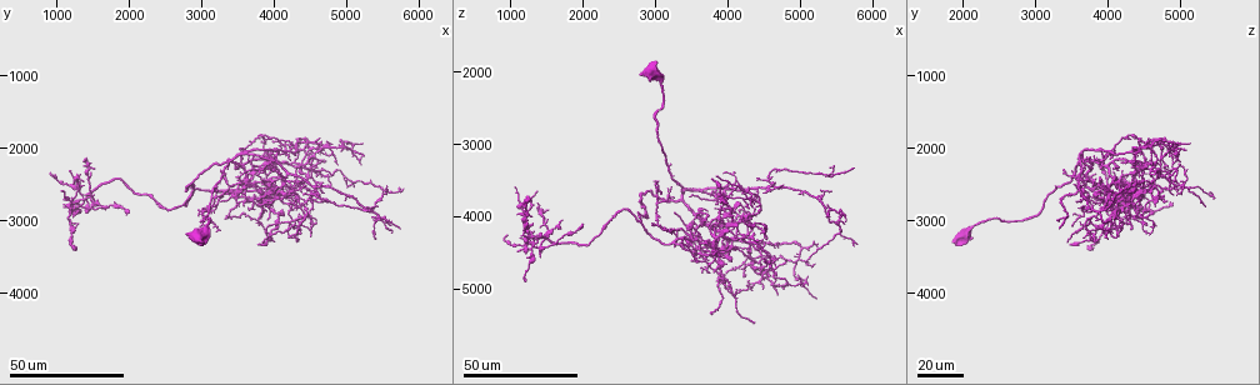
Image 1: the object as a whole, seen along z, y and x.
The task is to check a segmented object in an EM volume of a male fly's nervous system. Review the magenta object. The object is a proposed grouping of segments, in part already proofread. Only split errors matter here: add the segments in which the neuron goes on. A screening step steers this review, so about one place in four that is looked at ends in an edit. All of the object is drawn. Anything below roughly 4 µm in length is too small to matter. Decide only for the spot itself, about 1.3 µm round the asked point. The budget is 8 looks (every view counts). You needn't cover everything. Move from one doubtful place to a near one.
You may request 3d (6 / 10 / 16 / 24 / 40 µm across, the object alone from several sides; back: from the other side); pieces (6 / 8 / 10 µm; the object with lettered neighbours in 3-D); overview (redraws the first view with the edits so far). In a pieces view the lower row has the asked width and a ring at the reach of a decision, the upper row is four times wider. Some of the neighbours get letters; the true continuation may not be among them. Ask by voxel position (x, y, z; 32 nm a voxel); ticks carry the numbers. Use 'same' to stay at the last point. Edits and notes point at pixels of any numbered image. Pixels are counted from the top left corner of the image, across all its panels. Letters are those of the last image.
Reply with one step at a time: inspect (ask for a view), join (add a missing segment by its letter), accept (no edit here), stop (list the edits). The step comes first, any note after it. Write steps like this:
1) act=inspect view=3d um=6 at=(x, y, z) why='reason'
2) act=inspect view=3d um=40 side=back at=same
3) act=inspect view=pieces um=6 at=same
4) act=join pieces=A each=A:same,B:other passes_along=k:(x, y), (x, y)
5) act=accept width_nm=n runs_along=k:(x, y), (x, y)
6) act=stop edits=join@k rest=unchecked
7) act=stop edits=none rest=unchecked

act=inspect view=3d um=24 at=(1350, 2200, 3850) why='thin end'

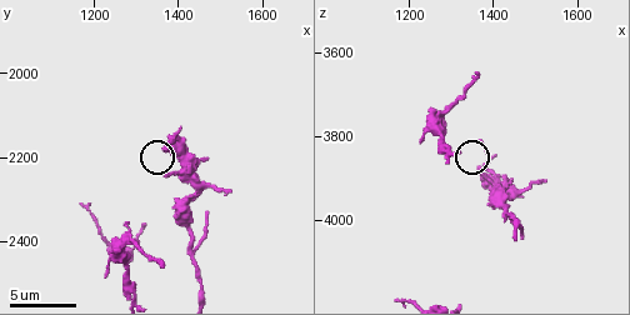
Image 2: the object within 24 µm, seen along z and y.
act=inspect view=pieces um=10 at=(1370, 2175, 3815) why='what lies round it'

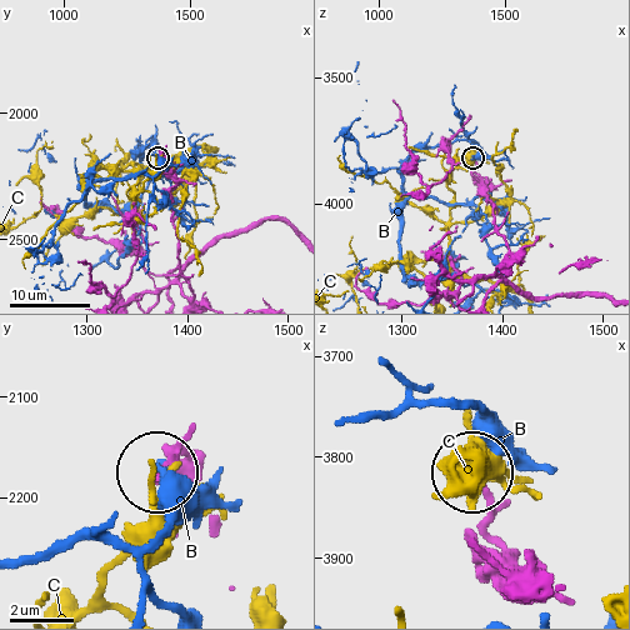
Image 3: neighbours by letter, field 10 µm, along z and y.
act=accept width_nm=150 each=B:other,C:other found='none of them fits'

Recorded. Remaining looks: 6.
act=inspect view=3d um=40 at=(1300, 2750, 4050) why='an open end'

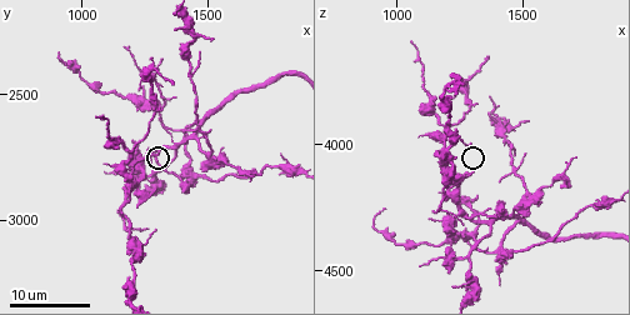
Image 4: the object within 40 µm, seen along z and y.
act=inspect view=pieces um=10 at=(1310, 2730, 4100)

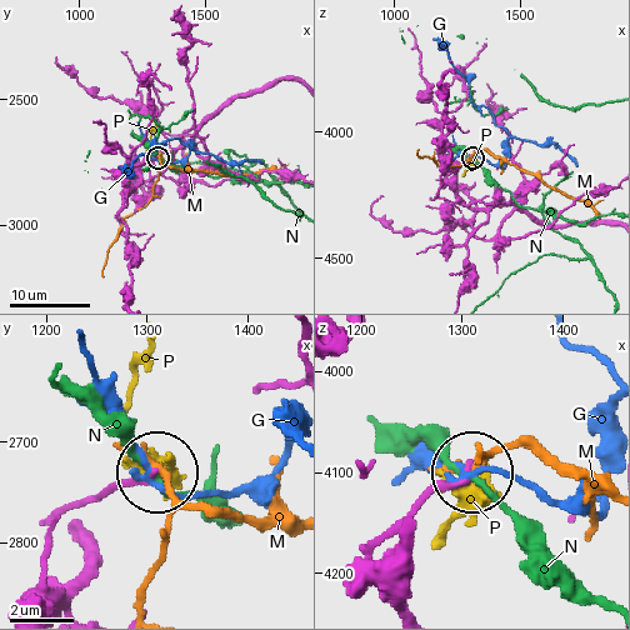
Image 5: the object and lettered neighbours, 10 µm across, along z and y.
act=accept each=G:other,M:other,N:other,P:other runs_along=5:(408, 608), (389, 534), (468, 473) found='no lettered segment goes on from it'

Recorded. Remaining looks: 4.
act=inspect view=3d um=24 at=(3500, 2750, 4100)

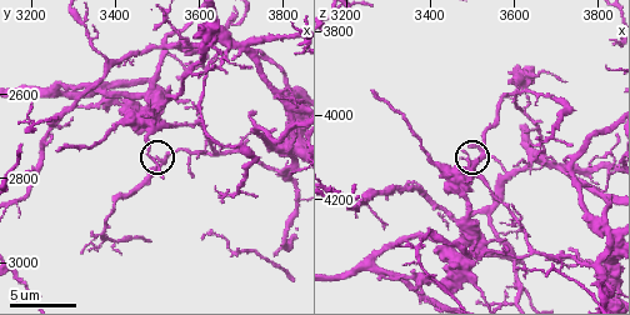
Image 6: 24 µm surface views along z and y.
act=inspect view=pieces um=8 at=(3520, 2805, 4100)

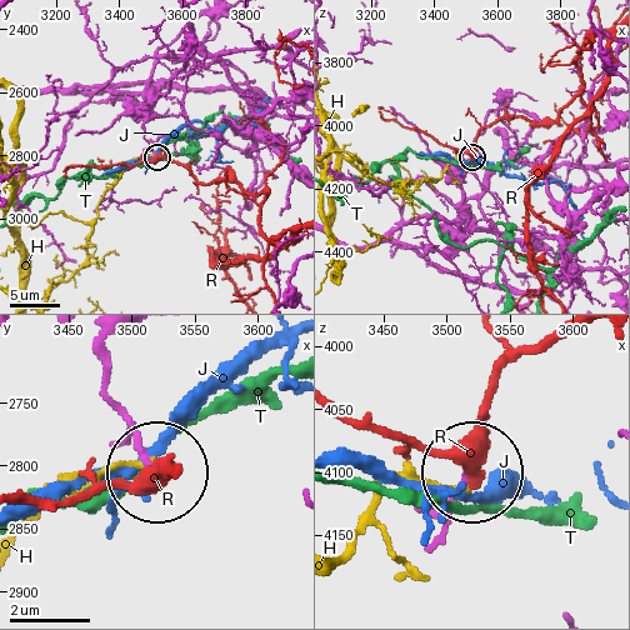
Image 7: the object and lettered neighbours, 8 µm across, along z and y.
act=accept width_nm=130 each=H:other,J:other,R:other,T:other found='no lettered segment goes on from it'

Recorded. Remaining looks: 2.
act=inspect view=pieces um=8 at=(3265, 2740, 3940) why='an open end'

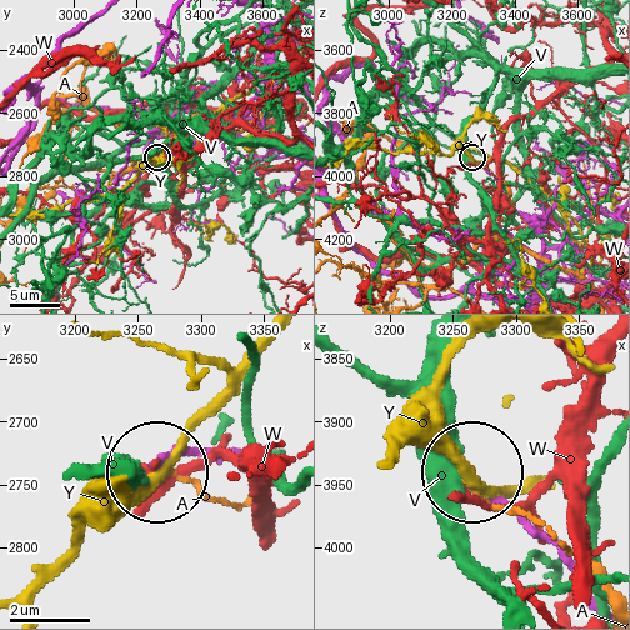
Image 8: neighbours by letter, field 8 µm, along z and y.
act=accept each=A:other,V:other,W:other,Y:other runs_along=8:(595, 279), (554, 224), (521, 214), (474, 158) found='none of them fits'

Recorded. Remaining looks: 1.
act=stop edits=none rest=unchecked

